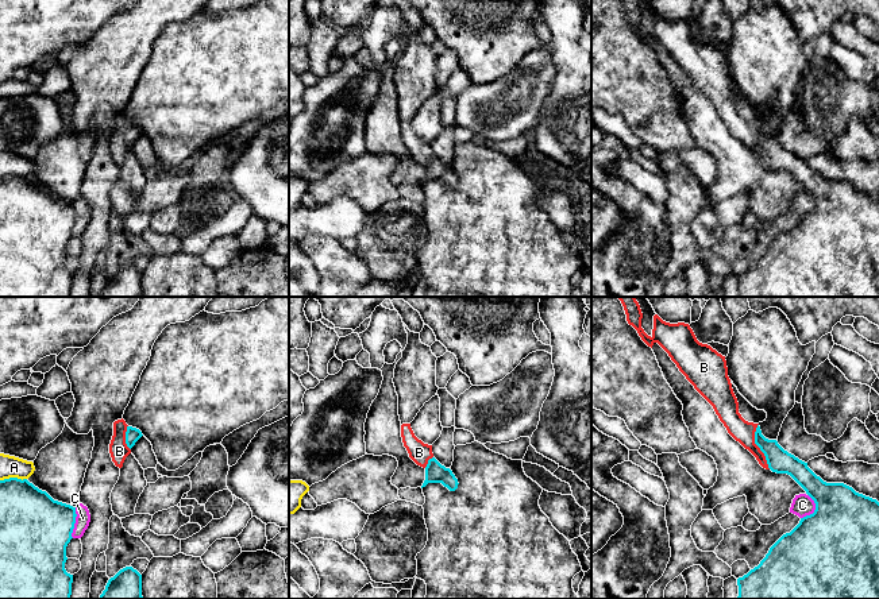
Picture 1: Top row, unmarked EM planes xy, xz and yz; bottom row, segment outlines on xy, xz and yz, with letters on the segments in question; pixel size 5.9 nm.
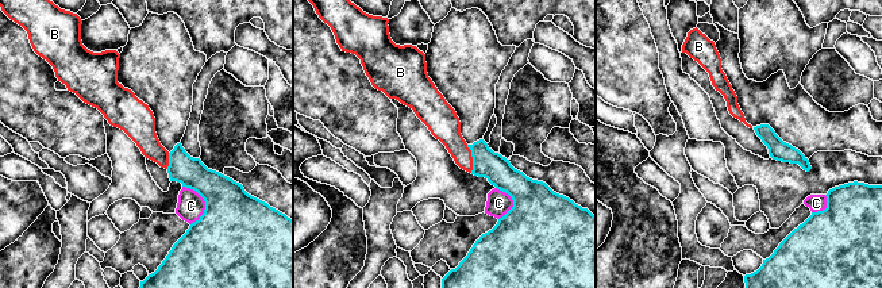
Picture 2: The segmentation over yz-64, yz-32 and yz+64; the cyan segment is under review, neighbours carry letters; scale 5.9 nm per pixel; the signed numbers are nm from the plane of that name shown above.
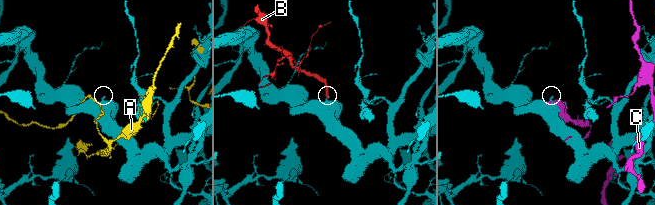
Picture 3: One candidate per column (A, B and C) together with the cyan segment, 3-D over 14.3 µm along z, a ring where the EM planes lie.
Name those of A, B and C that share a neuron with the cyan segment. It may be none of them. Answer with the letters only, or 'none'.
B

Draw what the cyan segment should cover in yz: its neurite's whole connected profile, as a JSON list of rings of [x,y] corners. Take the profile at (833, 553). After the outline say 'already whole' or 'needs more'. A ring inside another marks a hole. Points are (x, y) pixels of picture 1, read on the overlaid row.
[[[618,297],[618,300],[624,306],[628,324],[637,331],[648,347],[652,348],[658,343],[668,353],[686,379],[713,406],[728,433],[748,449],[763,468],[790,475],[816,503],[813,514],[801,518],[790,533],[783,534],[770,548],[757,567],[737,579],[737,599],[879,599],[879,502],[856,492],[844,483],[824,482],[807,467],[807,463],[784,451],[776,440],[766,438],[759,424],[745,421],[739,413],[739,402],[728,376],[725,356],[710,345],[699,343],[689,324],[670,324],[655,314],[652,335],[648,336],[641,328],[643,313],[636,298]]]; needs more

